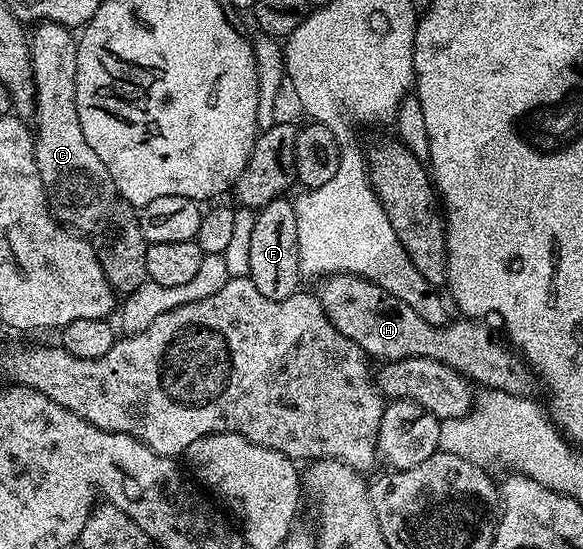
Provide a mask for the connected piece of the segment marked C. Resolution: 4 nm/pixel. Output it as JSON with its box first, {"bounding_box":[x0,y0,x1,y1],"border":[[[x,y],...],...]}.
{"bounding_box":[29,22,116,234],"border":[[[42,22],[35,28],[38,29],[29,37],[34,75],[34,161],[46,191],[46,205],[54,219],[71,230],[90,234],[109,216],[116,203],[116,193],[108,166],[88,146],[88,138],[84,138],[80,126],[80,114],[76,110],[78,42],[75,33],[62,24]]]}

